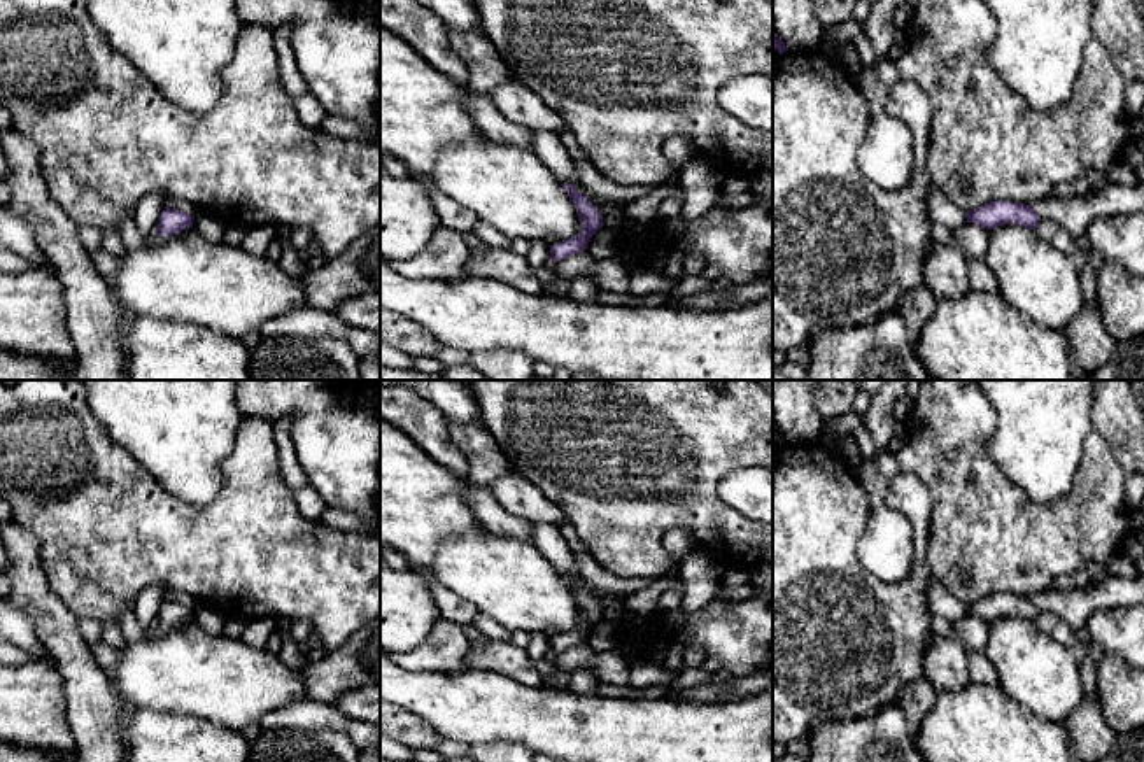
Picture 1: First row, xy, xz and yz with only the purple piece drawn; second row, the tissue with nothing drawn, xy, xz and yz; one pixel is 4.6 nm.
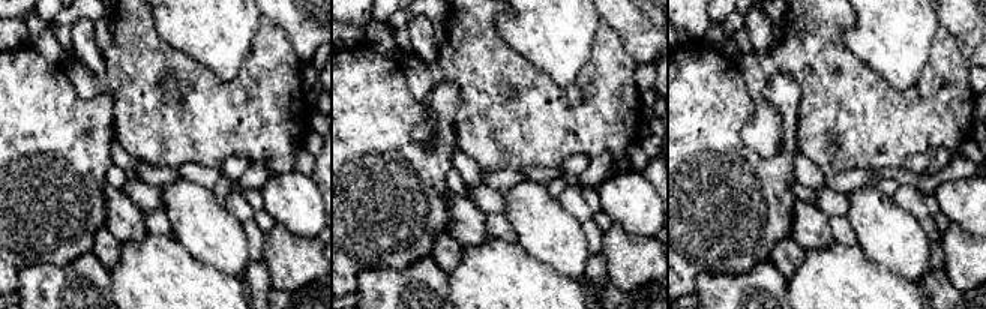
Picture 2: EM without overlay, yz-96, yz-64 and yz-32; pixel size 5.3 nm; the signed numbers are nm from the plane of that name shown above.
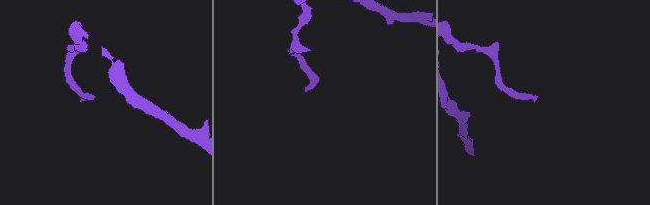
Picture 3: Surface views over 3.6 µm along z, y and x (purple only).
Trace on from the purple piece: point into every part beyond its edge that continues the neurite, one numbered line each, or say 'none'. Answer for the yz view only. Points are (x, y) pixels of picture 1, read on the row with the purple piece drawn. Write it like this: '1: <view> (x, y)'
none

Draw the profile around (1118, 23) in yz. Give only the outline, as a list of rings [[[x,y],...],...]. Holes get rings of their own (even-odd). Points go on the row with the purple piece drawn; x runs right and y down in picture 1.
[[[1093,0],[1091,28],[1123,79],[1144,82],[1144,0]]]

